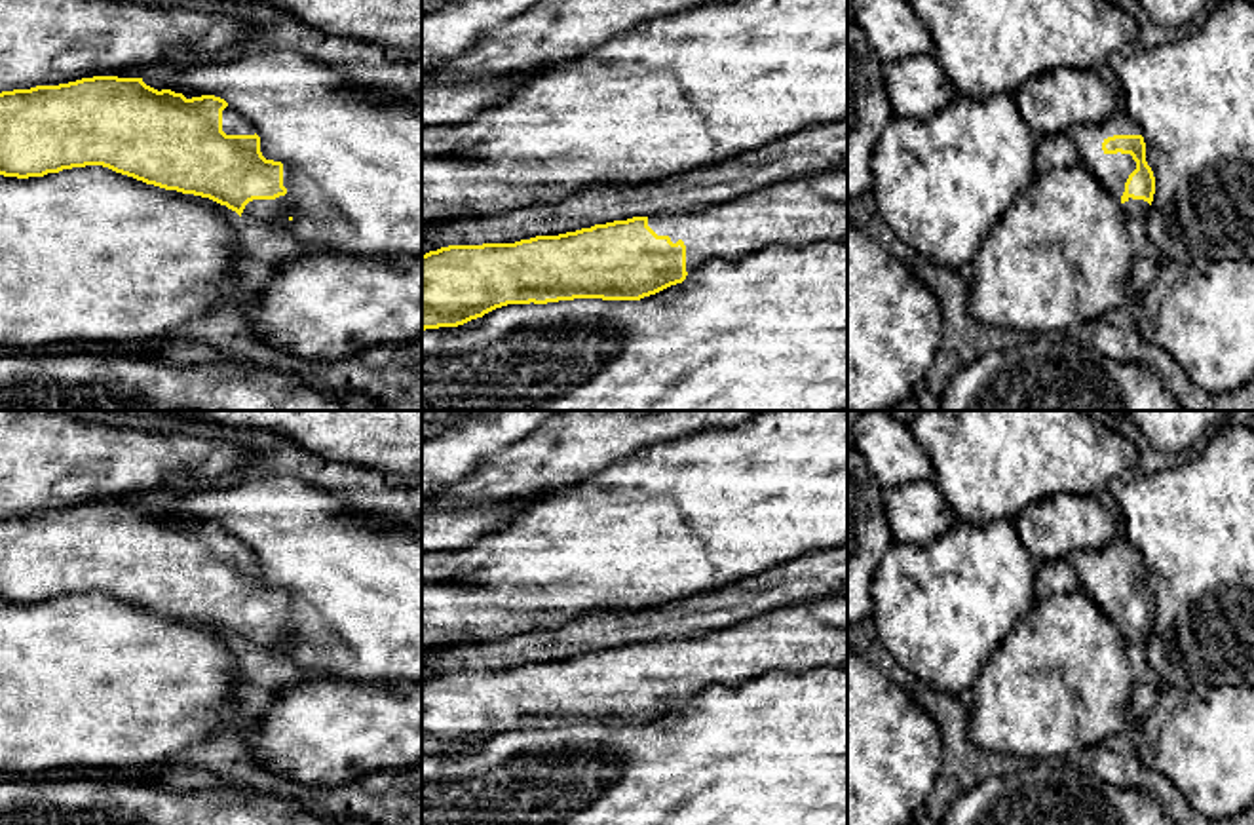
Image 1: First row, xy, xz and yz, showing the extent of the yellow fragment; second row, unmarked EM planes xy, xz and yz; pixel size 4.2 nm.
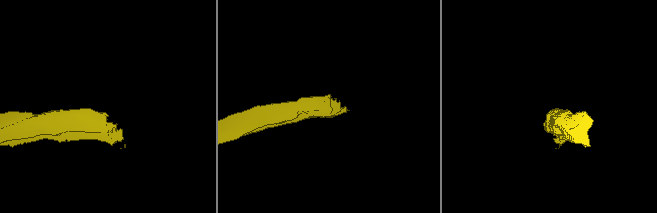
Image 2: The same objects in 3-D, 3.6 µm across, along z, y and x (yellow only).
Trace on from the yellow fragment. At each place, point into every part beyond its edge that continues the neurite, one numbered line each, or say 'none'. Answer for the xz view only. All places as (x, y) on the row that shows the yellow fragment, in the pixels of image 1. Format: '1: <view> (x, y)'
1: xz (797, 211)

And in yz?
1: yz (1110, 170)

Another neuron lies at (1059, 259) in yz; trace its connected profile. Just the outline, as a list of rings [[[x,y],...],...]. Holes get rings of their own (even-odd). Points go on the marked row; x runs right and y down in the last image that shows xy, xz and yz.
[[[1083,163],[1036,175],[1024,194],[998,219],[969,266],[969,310],[980,323],[999,331],[1034,335],[1072,333],[1104,317],[1119,317],[1132,306],[1132,245],[1119,201],[1085,169]]]

